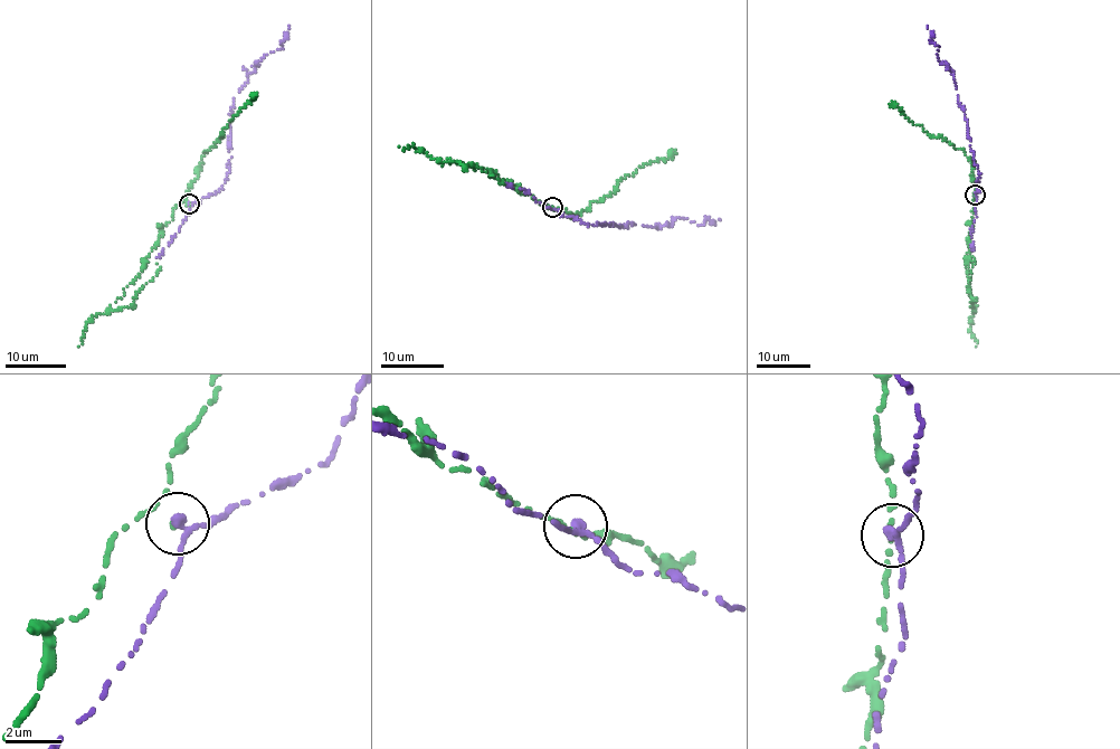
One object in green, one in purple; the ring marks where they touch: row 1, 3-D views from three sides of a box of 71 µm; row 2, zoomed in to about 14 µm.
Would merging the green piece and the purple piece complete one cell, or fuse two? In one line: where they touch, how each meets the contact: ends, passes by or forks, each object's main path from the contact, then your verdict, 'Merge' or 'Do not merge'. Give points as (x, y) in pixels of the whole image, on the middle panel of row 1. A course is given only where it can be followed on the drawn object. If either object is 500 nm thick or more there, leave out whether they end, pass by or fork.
Place: (552, 207). At the ring green passes by. At the ring purple passes by. Course of green: (552, 208), (489, 170), (442, 159), (478, 167), (503, 183). Course of purple: (552, 208), (587, 225), (627, 227), (632, 224), (656, 229), (681, 217), (696, 225), (721, 219). Merge

